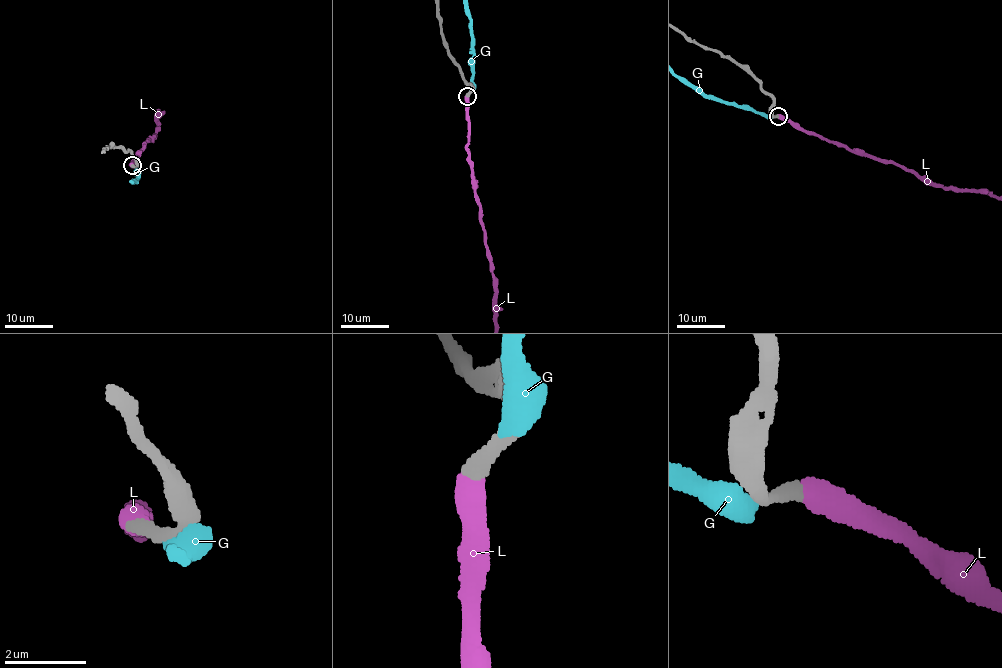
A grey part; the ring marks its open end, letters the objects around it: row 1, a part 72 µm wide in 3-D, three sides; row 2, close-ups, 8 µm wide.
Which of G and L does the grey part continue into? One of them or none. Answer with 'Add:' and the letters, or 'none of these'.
Add: L

